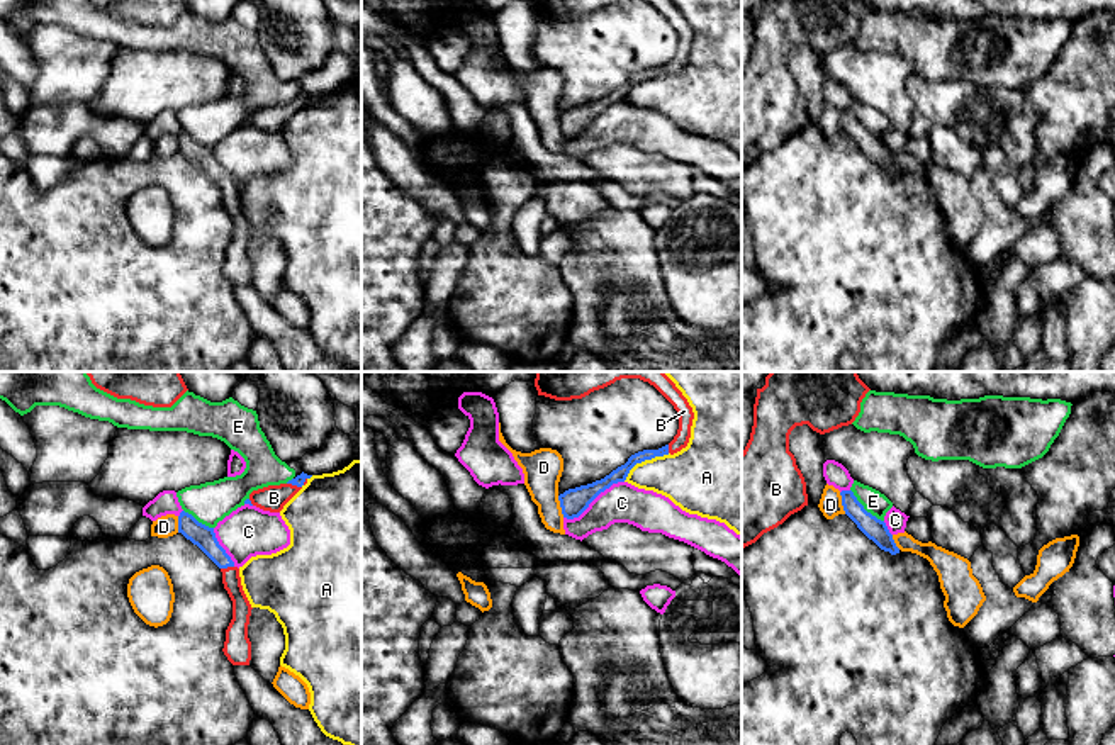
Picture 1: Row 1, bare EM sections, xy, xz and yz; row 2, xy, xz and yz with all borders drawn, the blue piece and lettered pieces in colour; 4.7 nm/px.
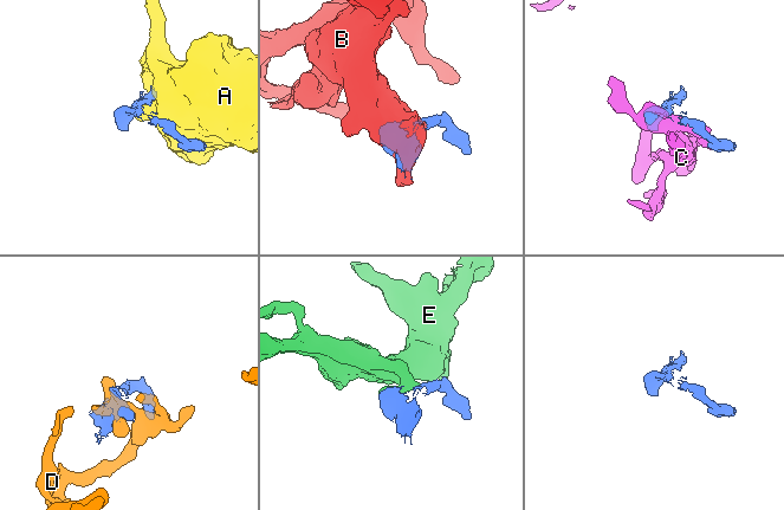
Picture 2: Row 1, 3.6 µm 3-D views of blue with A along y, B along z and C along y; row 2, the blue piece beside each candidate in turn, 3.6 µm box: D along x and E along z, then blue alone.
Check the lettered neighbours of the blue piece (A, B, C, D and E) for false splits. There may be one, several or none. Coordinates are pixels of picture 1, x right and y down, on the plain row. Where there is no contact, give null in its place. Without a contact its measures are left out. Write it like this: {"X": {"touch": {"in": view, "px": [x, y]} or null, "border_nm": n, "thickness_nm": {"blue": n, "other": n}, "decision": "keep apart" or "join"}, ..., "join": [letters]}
{"A": {"touch": {"in": "xz", "px": [644, 80]}, "border_nm": 260, "thickness_nm": {"blue": 70, "other": 300}, "decision": "keep apart"}, "B": {"touch": {"in": "xy", "px": [297, 106]}, "border_nm": 100, "thickness_nm": {"blue": 50, "other": 120}, "decision": "join"}, "C": {"touch": {"in": "xz", "px": [593, 119]}, "border_nm": 340, "thickness_nm": {"blue": 130, "other": 190}, "decision": "keep apart"}, "D": {"touch": {"in": "xz", "px": [560, 126]}, "border_nm": 110, "thickness_nm": {"blue": 130, "other": 180}, "decision": "keep apart"}, "E": {"touch": {"in": "yz", "px": [862, 128]}, "border_nm": 220, "thickness_nm": {"blue": 110, "other": 110}, "decision": "keep apart"}, "join": ["B"]}

